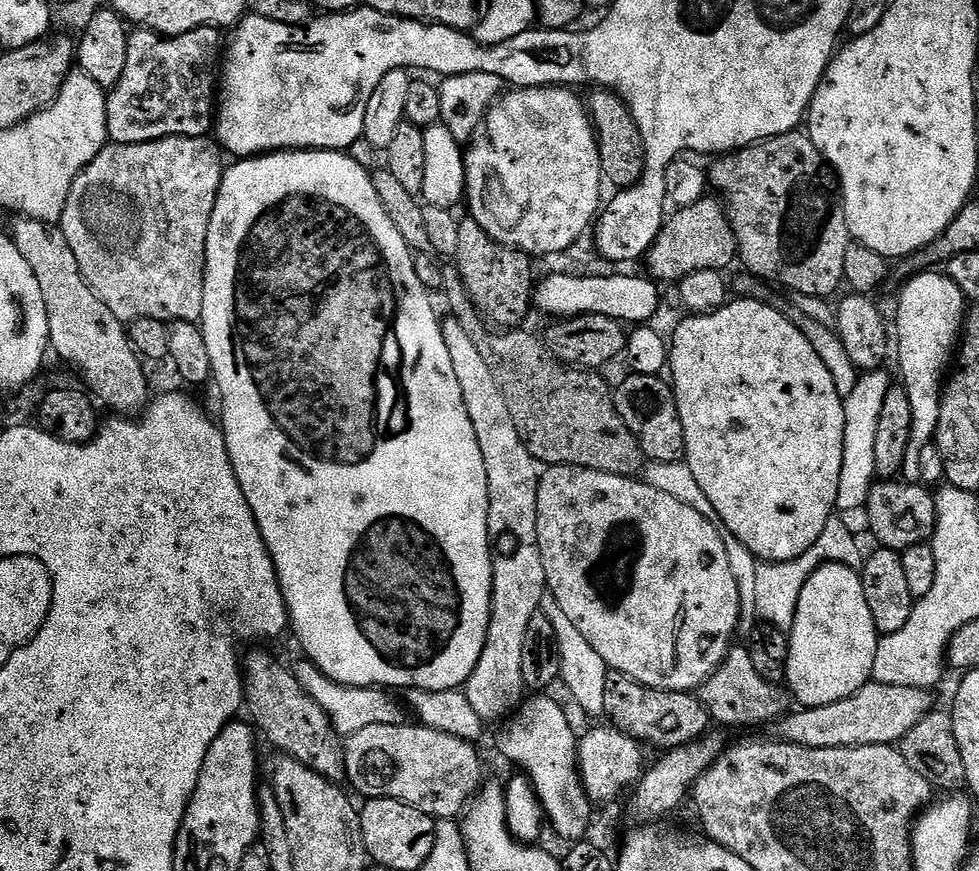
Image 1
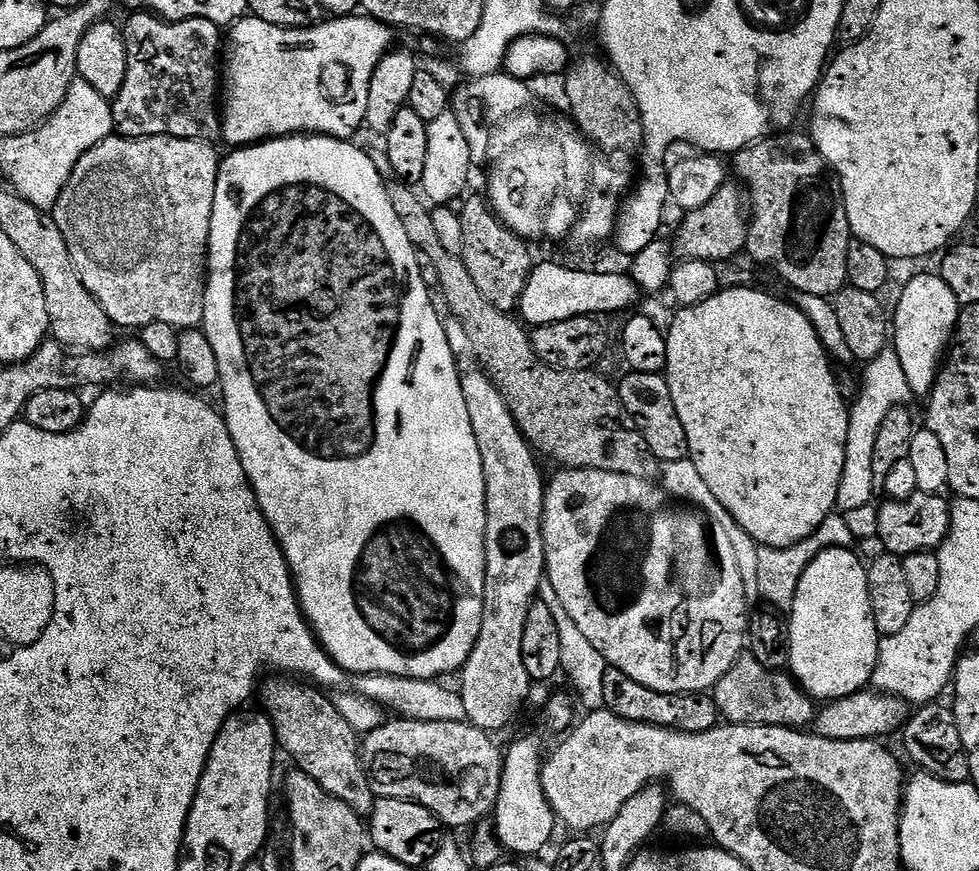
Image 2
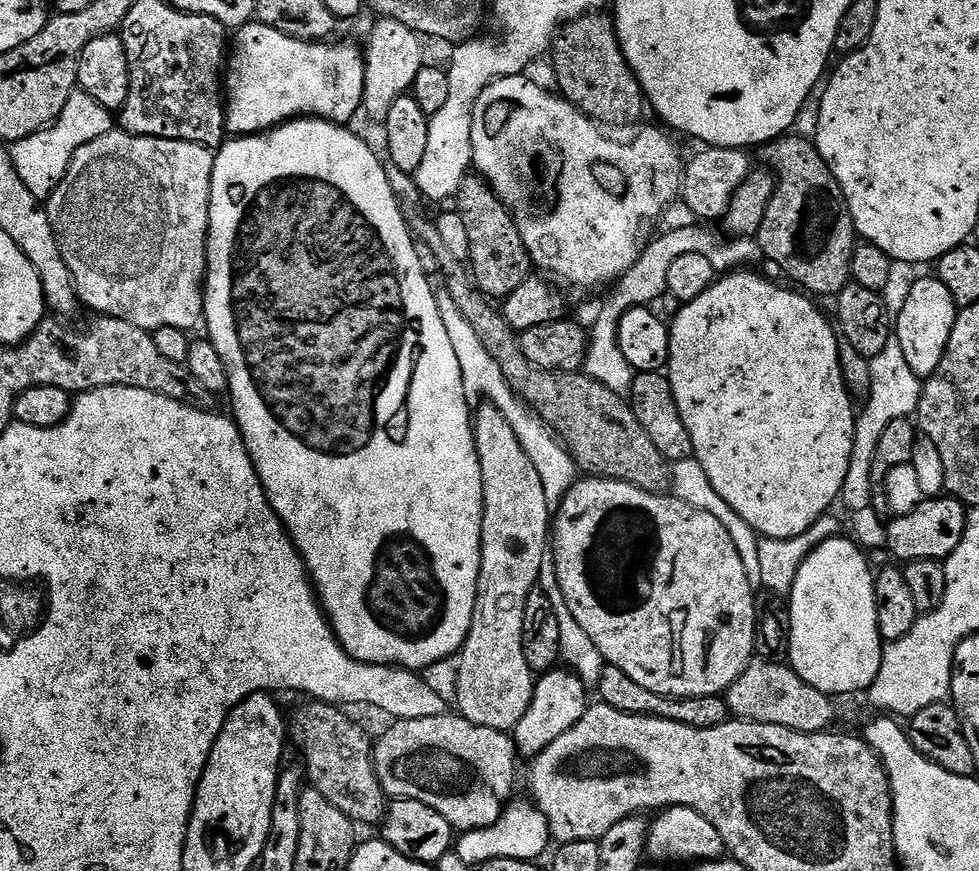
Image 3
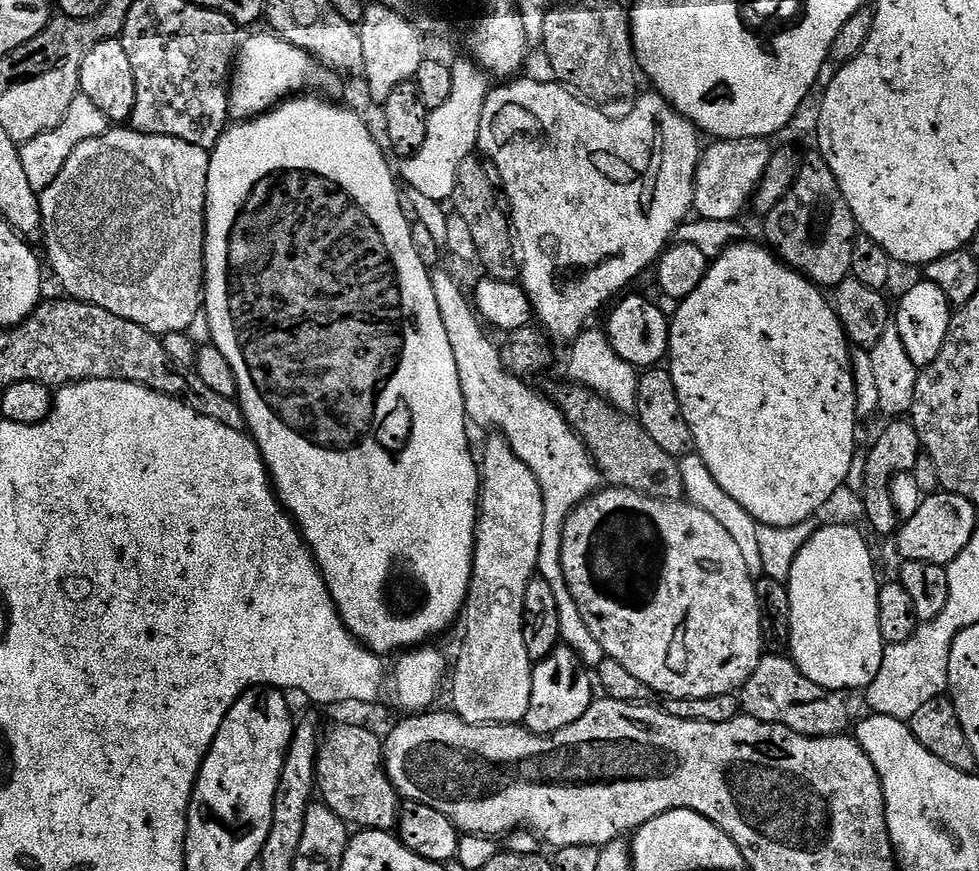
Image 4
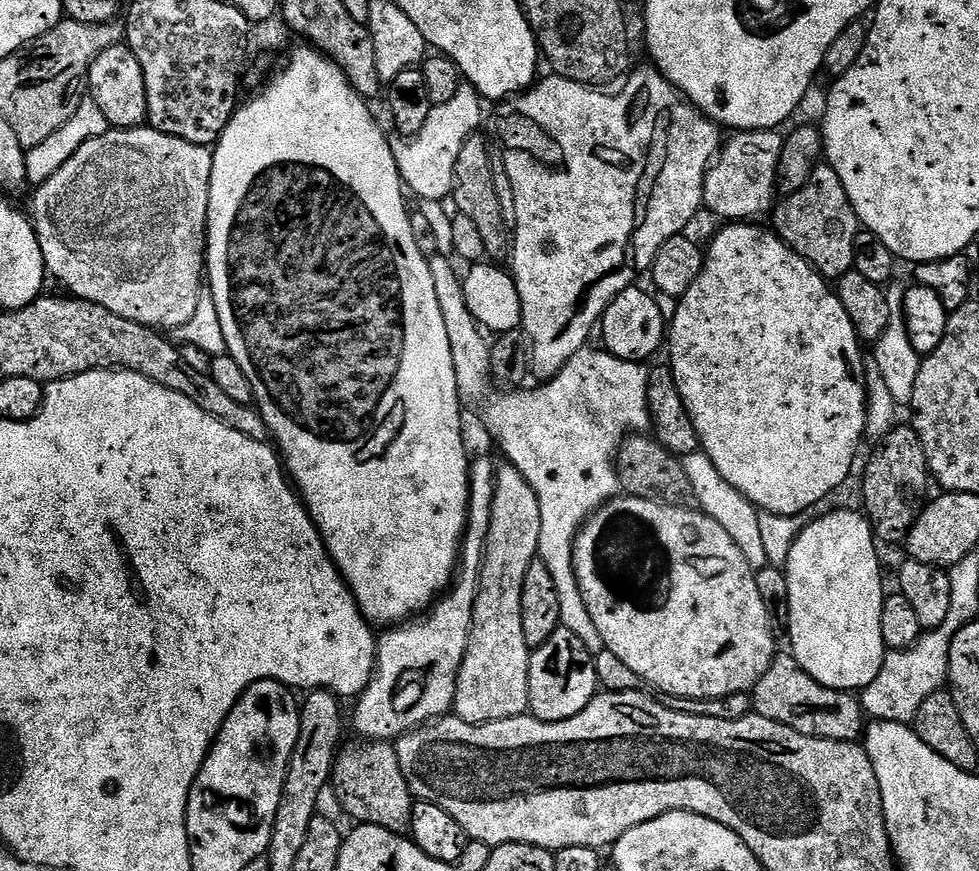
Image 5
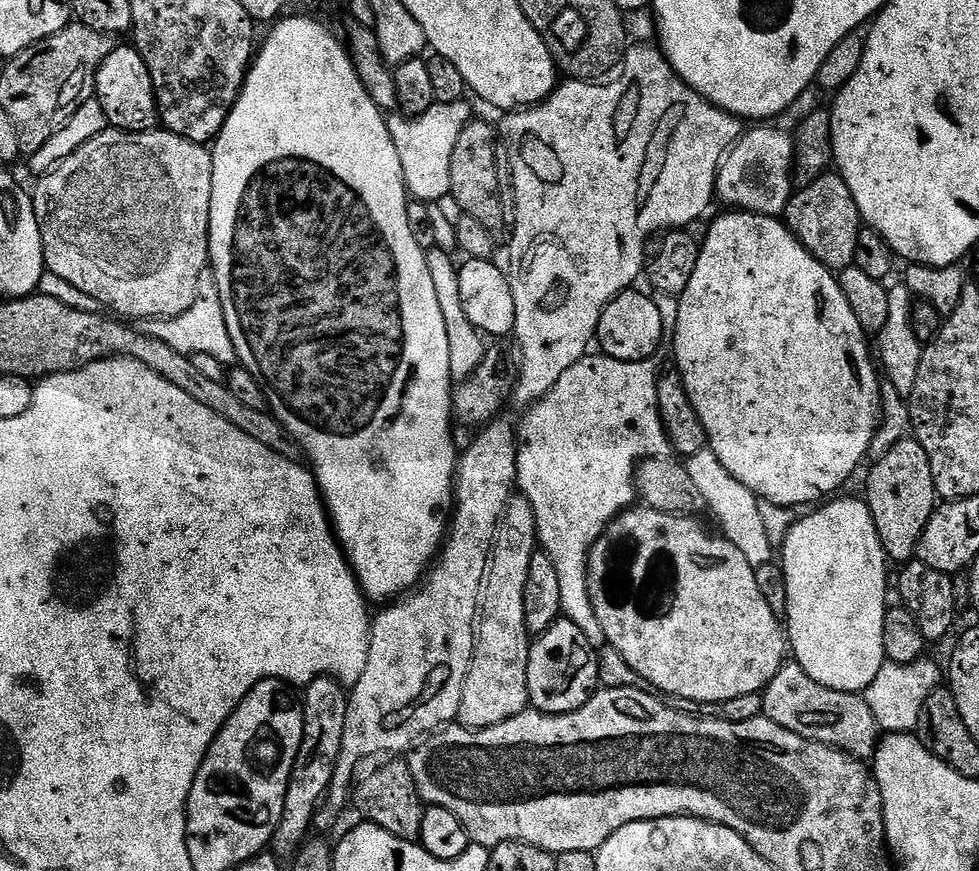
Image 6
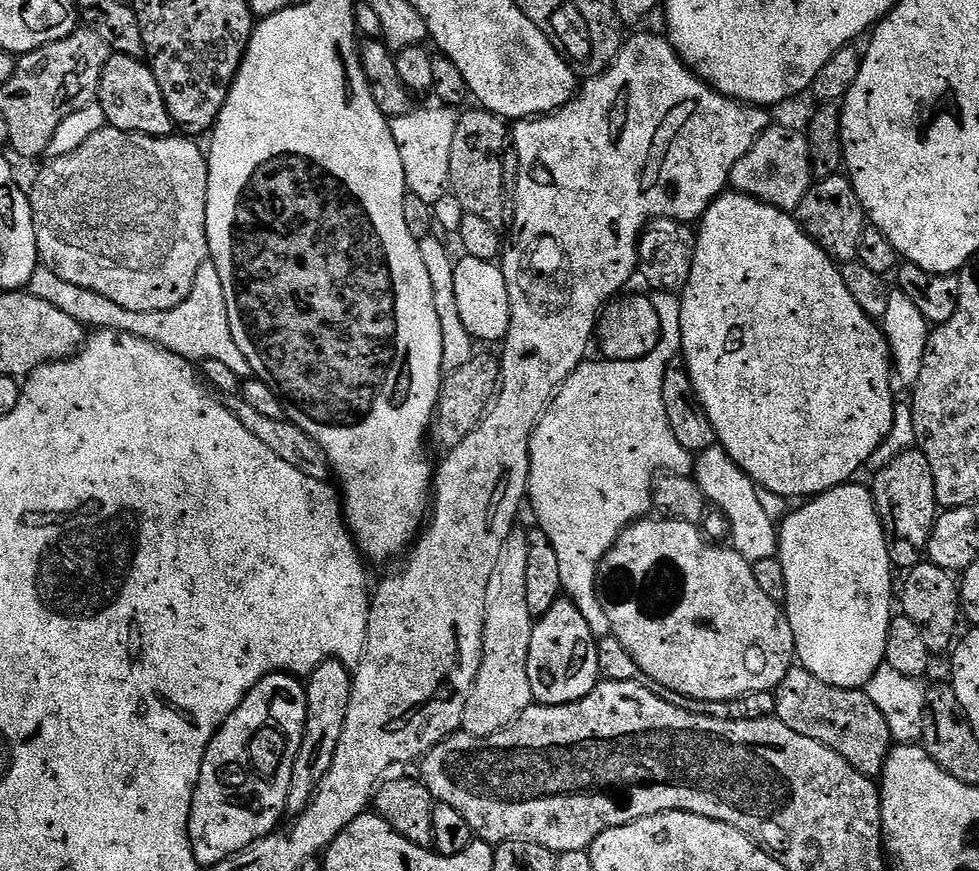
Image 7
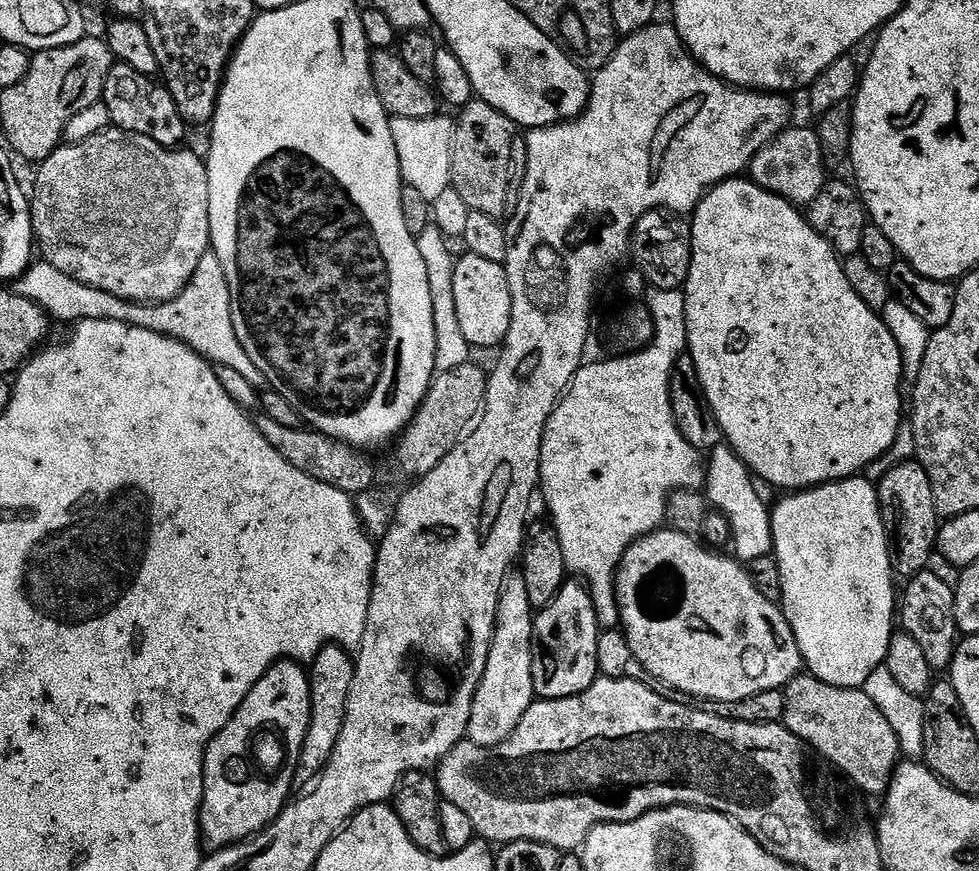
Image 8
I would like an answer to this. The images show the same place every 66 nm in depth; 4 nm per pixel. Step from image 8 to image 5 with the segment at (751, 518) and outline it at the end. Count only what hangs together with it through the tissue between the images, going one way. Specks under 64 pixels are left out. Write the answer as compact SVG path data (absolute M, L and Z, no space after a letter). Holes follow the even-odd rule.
M703 450L683 457L682 463L686 470L686 478L690 478L690 486L694 486L699 511L714 518L714 522L718 522L718 526L722 526L722 530L726 530L726 534L734 538L738 550L742 550L746 562L750 562L752 569L769 567L766 546L762 543L762 530L758 526L758 509L737 488L730 486L730 482L726 482L722 474L718 474L718 466L710 462L710 458Z

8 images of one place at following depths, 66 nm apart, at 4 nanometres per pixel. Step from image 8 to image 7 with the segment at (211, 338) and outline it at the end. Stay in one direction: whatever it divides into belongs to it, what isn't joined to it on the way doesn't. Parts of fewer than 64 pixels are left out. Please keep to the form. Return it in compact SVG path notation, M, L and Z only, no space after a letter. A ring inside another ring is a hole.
M211 262L198 269L198 278L194 278L194 290L174 310L126 310L126 306L118 306L118 302L110 302L103 294L94 294L94 290L85 290L82 286L74 286L74 282L66 282L66 278L58 278L54 270L40 266L28 283L27 291L34 298L42 298L42 302L50 302L50 306L58 306L74 322L84 325L88 330L102 332L125 332L134 338L142 338L170 354L178 354L189 362L226 362L234 374L241 378L252 376L250 362L246 362L246 354L238 350L238 342L234 342L234 334L230 334L230 314L226 314L226 293L222 290L222 277L218 275L218 266Z

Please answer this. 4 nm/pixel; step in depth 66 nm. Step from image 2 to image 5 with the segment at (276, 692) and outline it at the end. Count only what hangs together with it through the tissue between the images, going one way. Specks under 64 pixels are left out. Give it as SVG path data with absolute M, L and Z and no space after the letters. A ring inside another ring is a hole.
M356 742L345 743L336 753L336 766L332 770L331 787L336 787L336 796L348 816L356 819L357 825L373 824L382 826L391 832L407 833L412 827L412 805L414 797L406 778L402 774L402 766L398 764L395 747L388 742Z

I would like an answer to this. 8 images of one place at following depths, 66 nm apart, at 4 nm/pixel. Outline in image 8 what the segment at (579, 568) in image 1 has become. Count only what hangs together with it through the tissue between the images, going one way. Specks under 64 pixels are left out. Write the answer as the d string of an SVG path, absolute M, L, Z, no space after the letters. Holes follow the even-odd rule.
M664 526L652 532L648 536L643 536L636 540L626 550L626 554L620 559L620 567L616 569L616 601L620 607L619 627L622 629L624 637L630 642L632 653L642 666L650 674L654 674L656 680L661 680L667 688L678 690L682 694L691 696L697 701L717 700L718 702L742 702L751 696L757 696L763 692L779 692L798 675L801 675L804 668L804 659L798 650L798 642L792 633L792 627L788 624L788 619L784 616L783 607L780 604L770 602L770 598L765 598L750 578L747 567L741 561L731 555L719 556L716 552L711 552L708 548L703 548L699 544L696 536L687 536L684 532L677 532L675 527Z

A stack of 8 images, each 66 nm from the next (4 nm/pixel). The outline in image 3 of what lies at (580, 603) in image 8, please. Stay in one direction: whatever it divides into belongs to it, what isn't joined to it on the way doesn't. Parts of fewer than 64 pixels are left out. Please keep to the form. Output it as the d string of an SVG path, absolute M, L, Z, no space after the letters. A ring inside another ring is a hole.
M560 671L543 673L535 681L530 706L526 714L522 714L522 722L518 722L514 729L514 739L521 757L534 758L543 748L550 746L554 738L562 738L562 734L578 723L590 707L586 685L576 677L575 672Z

